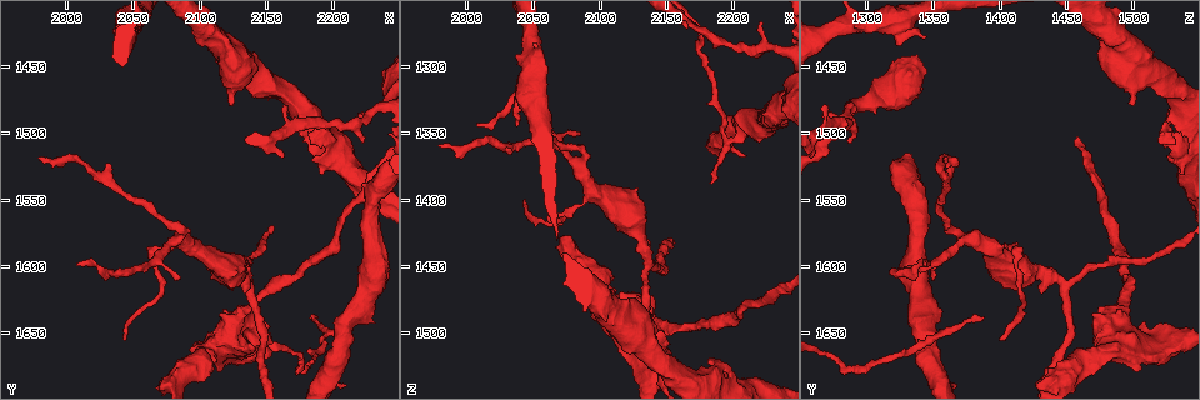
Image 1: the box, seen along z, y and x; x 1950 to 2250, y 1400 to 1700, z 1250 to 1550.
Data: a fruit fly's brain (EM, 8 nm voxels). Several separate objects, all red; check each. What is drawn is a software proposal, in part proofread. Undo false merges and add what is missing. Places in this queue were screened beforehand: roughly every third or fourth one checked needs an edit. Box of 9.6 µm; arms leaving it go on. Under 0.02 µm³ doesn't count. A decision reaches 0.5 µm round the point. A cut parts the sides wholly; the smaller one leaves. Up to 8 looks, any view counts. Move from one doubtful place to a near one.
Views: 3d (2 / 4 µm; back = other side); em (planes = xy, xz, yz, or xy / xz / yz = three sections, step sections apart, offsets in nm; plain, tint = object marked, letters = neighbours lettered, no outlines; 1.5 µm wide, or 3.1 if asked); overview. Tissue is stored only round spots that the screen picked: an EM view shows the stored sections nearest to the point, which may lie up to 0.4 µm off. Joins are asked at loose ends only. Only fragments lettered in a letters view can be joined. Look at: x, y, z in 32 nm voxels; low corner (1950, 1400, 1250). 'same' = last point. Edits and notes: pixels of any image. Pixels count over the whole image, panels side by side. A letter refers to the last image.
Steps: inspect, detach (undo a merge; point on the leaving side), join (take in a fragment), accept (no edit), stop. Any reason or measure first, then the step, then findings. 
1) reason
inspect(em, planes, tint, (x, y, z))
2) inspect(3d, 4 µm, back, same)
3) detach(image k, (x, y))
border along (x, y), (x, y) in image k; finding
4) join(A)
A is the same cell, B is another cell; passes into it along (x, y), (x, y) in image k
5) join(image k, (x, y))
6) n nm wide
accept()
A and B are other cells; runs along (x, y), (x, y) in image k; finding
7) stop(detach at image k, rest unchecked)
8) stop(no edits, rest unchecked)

branch stops here
inspect(3d, 2 µm, (2220, 1506, 1286))

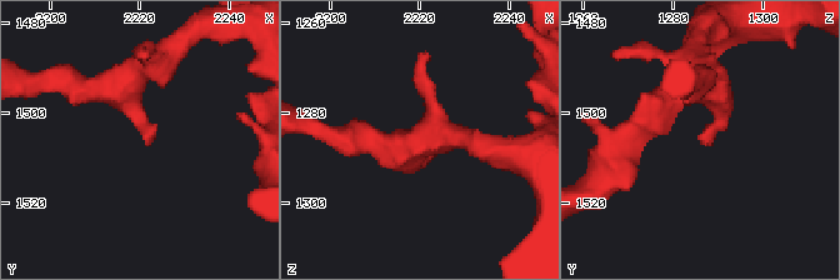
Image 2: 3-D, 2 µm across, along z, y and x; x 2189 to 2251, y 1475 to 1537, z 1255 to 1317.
arms of 200, 220 nm
inspect(em, yz, step 8, letters, (2221, 1506, 1285))

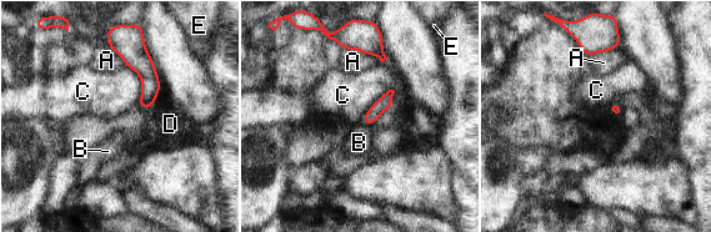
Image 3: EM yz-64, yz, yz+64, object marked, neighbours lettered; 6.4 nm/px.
another direction
inspect(em, xy, step 4, letters, same)

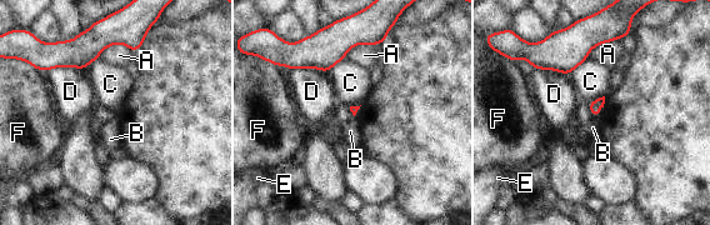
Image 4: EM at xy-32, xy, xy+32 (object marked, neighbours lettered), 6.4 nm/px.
accept()
A, B, C, D, E and F are other cells; border along (588, 58), (568, 75) in image 4; no lettered fragment goes on from it

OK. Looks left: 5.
inspect(3d, 2 µm, (2136, 1614, 1446))

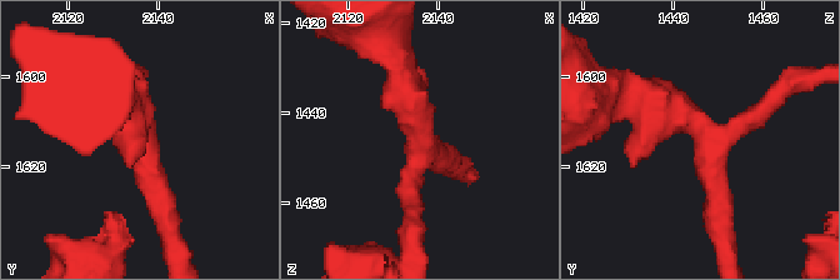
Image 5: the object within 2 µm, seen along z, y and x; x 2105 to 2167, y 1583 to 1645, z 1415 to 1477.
3 arms; arms of 170, 220, 280 nm
inspect(em, planes, tint, (2137, 1613, 1447))

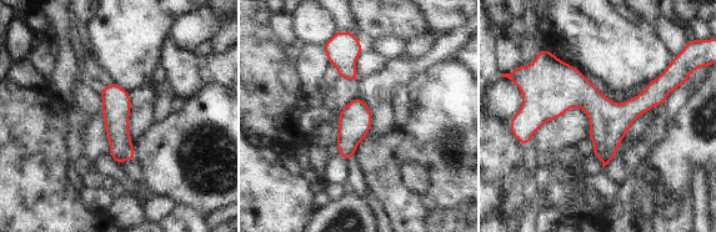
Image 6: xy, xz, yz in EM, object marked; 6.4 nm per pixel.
what lies round it
inspect(em, planes, letters, same)

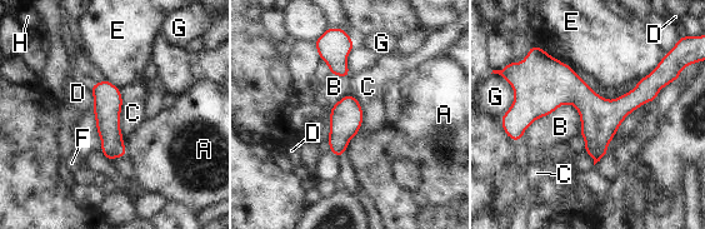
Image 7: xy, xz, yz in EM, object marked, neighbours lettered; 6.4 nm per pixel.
accept()
A, B, C, D, E, F, G and H are other cells; runs along (659, 84), (623, 106), (539, 95), (515, 111) in image 7; one cell here

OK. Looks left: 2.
stops while still wide
inspect(em, planes, letters, (2122, 1478, 1504))

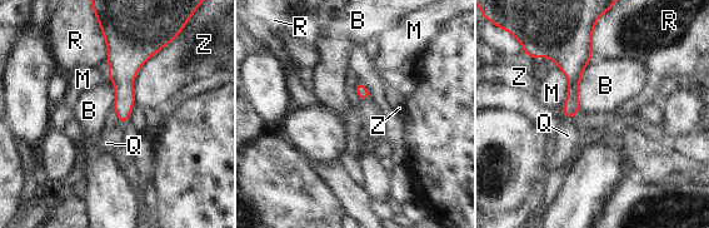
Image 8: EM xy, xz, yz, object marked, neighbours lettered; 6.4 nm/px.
join(Q)
Q is the same cell, B, M, R and Z are other cells; passes into it along (572, 105), (568, 117), (568, 135) in image 8; the cell continues

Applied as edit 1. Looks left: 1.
stop(join at image 8, rest unchecked)

